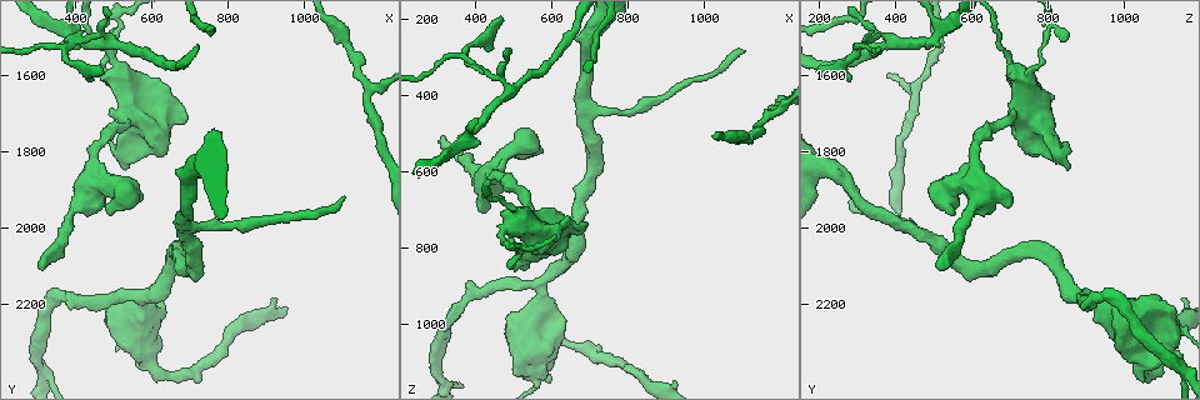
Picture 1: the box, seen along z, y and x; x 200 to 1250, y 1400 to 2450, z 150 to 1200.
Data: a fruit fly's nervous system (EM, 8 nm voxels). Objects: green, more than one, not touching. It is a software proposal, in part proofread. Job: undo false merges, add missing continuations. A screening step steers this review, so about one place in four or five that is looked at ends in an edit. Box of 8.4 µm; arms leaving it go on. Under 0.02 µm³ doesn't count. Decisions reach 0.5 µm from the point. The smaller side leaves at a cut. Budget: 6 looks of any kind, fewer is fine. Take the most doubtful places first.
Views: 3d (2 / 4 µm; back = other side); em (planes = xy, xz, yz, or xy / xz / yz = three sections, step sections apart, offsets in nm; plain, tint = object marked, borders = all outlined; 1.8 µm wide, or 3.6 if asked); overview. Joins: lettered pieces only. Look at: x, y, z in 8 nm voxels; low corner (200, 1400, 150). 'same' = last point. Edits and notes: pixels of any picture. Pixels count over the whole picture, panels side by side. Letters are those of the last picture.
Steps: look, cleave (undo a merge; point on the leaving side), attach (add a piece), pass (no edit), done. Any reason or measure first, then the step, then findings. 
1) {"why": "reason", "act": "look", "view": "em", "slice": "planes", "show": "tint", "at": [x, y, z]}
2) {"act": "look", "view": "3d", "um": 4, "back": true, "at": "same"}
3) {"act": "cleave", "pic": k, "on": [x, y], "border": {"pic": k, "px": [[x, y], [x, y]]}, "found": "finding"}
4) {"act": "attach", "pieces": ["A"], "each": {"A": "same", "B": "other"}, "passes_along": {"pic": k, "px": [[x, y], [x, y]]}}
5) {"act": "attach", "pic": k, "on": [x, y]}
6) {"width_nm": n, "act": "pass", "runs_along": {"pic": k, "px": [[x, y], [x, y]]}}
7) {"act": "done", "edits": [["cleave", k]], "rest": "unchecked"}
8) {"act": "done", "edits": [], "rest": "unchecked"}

{"why": "thick turns thin", "act": "look", "view": "em", "um": 3.6, "slice": "xz", "step": 4, "show": "borders", "at": [570, 2235, 1055]}

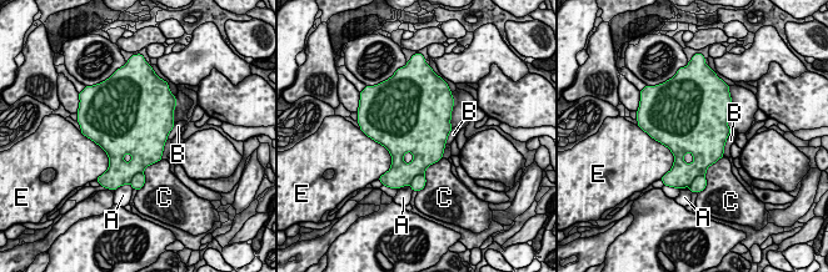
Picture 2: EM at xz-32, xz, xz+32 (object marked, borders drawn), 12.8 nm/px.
{"width_nm": 850, "act": "cleave", "pic": 2, "on": [138, 181], "each": {"A": "other", "B": "other", "C": "other", "E": "other"}, "border": {"pic": 2, "px": [[143, 172], [138, 172], [130, 180]]}, "found": "a second neuron is stuck on"}

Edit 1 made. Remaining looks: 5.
{"why": "free end", "act": "look", "view": "3d", "um": 4, "at": [310, 2110, 530]}

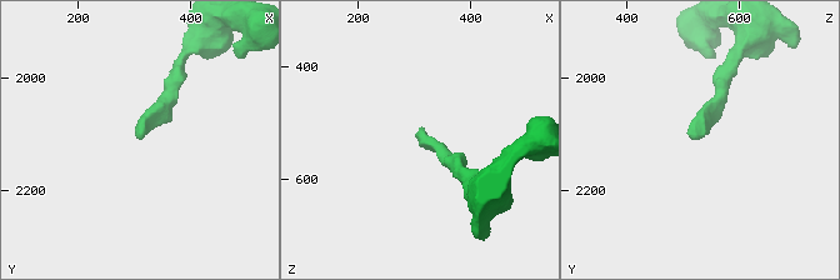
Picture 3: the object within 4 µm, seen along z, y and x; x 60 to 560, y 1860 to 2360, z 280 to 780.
{"why": "need the tissue", "act": "look", "view": "em", "slice": "xy", "step": 4, "show": "borders", "at": [310, 2105, 520]}

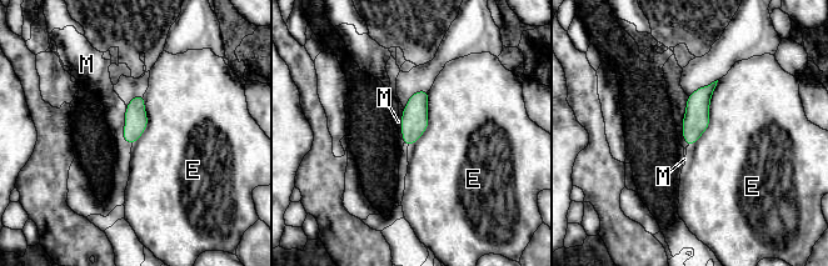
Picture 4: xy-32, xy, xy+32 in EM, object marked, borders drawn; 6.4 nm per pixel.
{"width_nm": 140, "act": "attach", "pieces": ["M"], "each": {"E": "other", "M": "same"}, "passes_along": {"pic": 4, "px": [[135, 119], [124, 130], [115, 109]]}, "found": "the neuron continues"}

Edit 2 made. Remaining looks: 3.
{"act": "look", "view": "overview"}

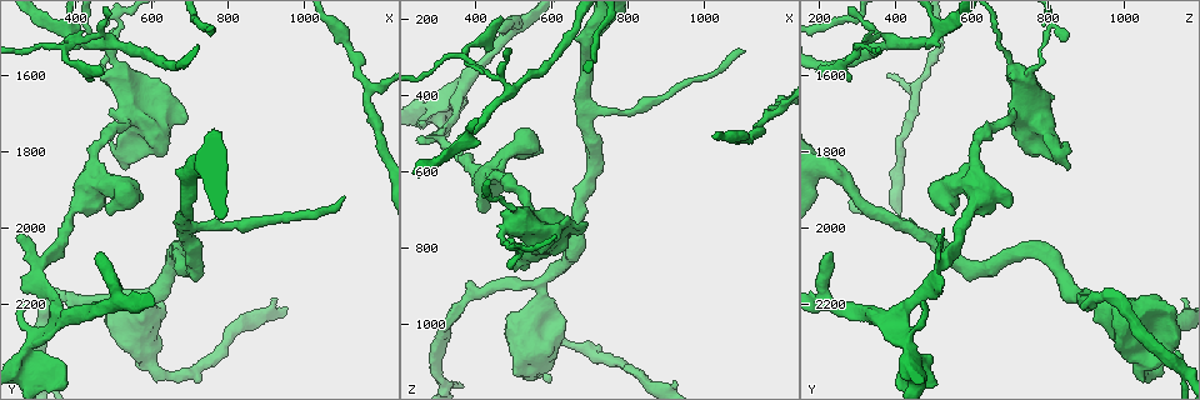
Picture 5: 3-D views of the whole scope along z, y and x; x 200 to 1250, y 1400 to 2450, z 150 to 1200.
{"why": "long arm stops here", "act": "look", "view": "em", "slice": "yz", "step": 16, "show": "borders", "at": [1105, 1920, 280]}

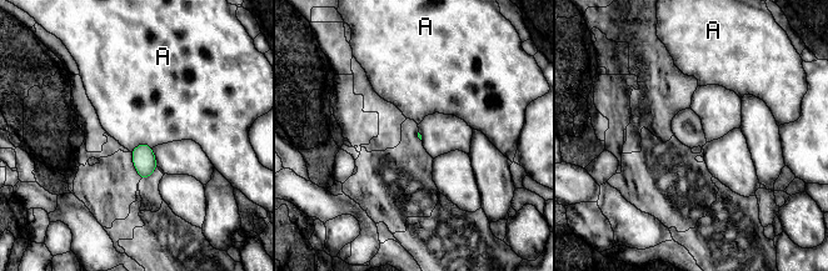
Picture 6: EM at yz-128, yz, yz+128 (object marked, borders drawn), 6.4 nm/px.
{"act": "look", "view": "em", "slice": "planes", "show": "borders", "at": "same"}

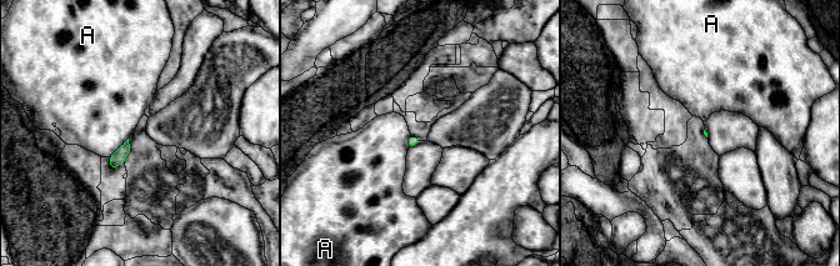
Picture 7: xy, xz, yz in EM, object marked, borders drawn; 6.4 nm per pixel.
{"act": "pass", "each": {"A": "other"}, "border": {"pic": 7, "px": [[128, 137], [108, 156]]}, "found": "none of them fits"}

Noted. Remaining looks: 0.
{"act": "done", "edits": [["cleave", 2], ["attach", 4]], "rest": "unchecked"}

